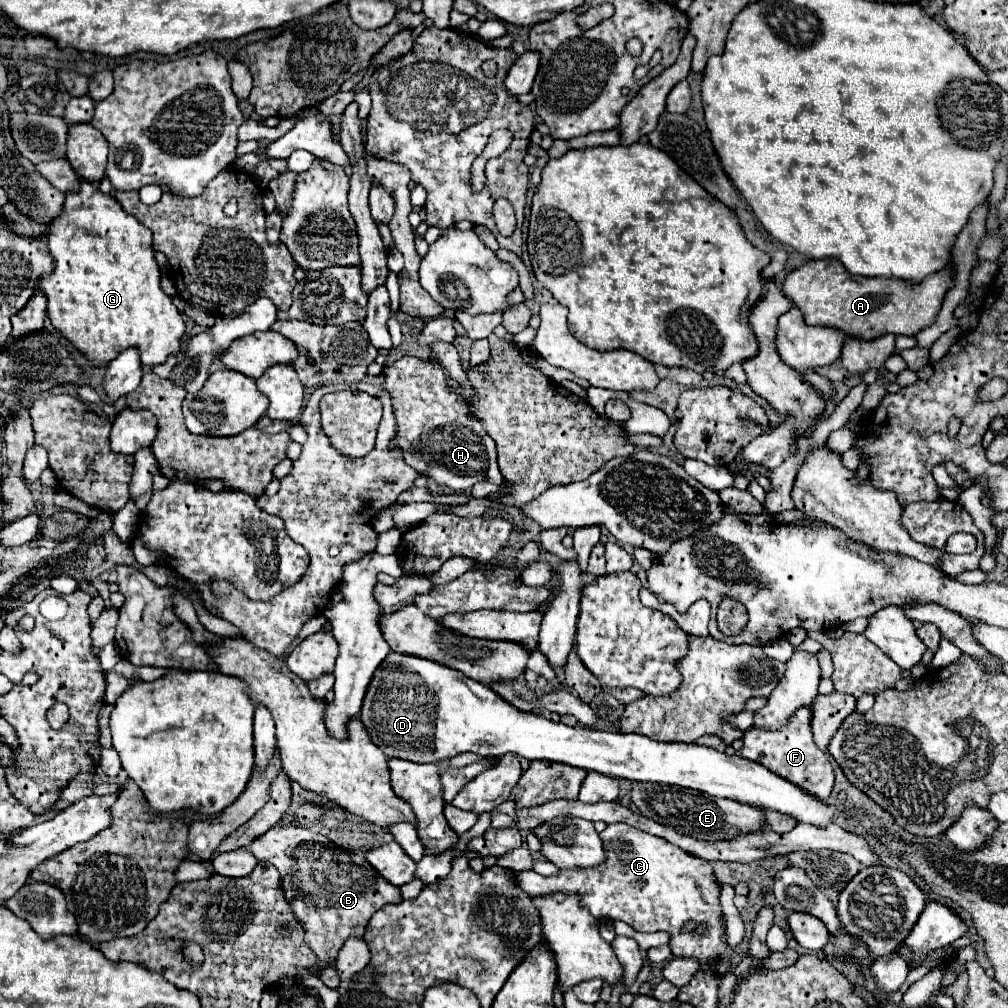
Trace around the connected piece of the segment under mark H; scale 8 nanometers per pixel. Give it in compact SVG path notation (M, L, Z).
M402 357L386 369L384 389L392 395L398 423L392 445L404 451L410 467L440 485L452 487L456 493L464 493L480 481L504 485L492 437L480 421L468 417L468 407L460 405L460 397L446 385L444 371L438 363Z

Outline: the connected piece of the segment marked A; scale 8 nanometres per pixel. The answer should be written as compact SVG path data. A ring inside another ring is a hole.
M814 259L814 261L808 261L806 265L802 265L800 269L794 269L786 275L784 293L802 311L808 325L834 327L834 329L844 331L848 337L876 339L884 333L916 335L918 331L932 325L936 321L940 307L942 307L948 285L952 285L952 259L946 269L938 271L936 275L932 273L932 275L924 277L922 283L910 283L904 279L884 279L884 277L856 277L856 275L850 275L838 259Z

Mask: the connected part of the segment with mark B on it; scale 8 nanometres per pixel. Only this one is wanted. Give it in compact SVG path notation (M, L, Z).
M276 825L246 847L256 855L256 859L268 861L278 869L284 893L304 927L304 941L324 967L320 971L320 979L328 989L336 989L340 979L334 967L334 959L346 937L362 937L370 917L380 907L386 903L402 901L400 889L384 881L384 877L380 877L368 863L352 863L352 853L344 849L330 849L316 843L306 847L306 855L298 859L298 827Z

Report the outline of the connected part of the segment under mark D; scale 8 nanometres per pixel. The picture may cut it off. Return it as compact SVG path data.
M390 653L380 667L374 673L374 679L366 691L362 715L360 715L370 739L382 749L386 757L398 757L412 763L438 763L450 757L456 757L460 753L476 753L478 757L502 757L506 753L520 755L524 759L548 759L566 763L572 767L580 767L586 771L604 773L618 779L630 779L630 781L652 781L652 783L668 783L678 787L688 787L700 793L708 793L712 797L724 797L734 799L752 807L760 809L772 809L784 815L794 817L796 821L810 823L810 825L828 825L832 823L832 817L836 815L836 809L830 805L824 805L820 799L804 793L800 787L792 785L790 781L776 777L776 773L768 771L760 763L742 759L738 755L728 757L726 753L720 753L716 749L698 745L698 743L664 743L654 741L650 737L638 735L638 733L612 733L612 731L594 731L594 729L582 729L582 727L568 727L564 723L554 723L542 715L524 713L516 707L508 705L498 697L490 687L472 681L460 671L448 669L444 665L438 665L428 659Z

